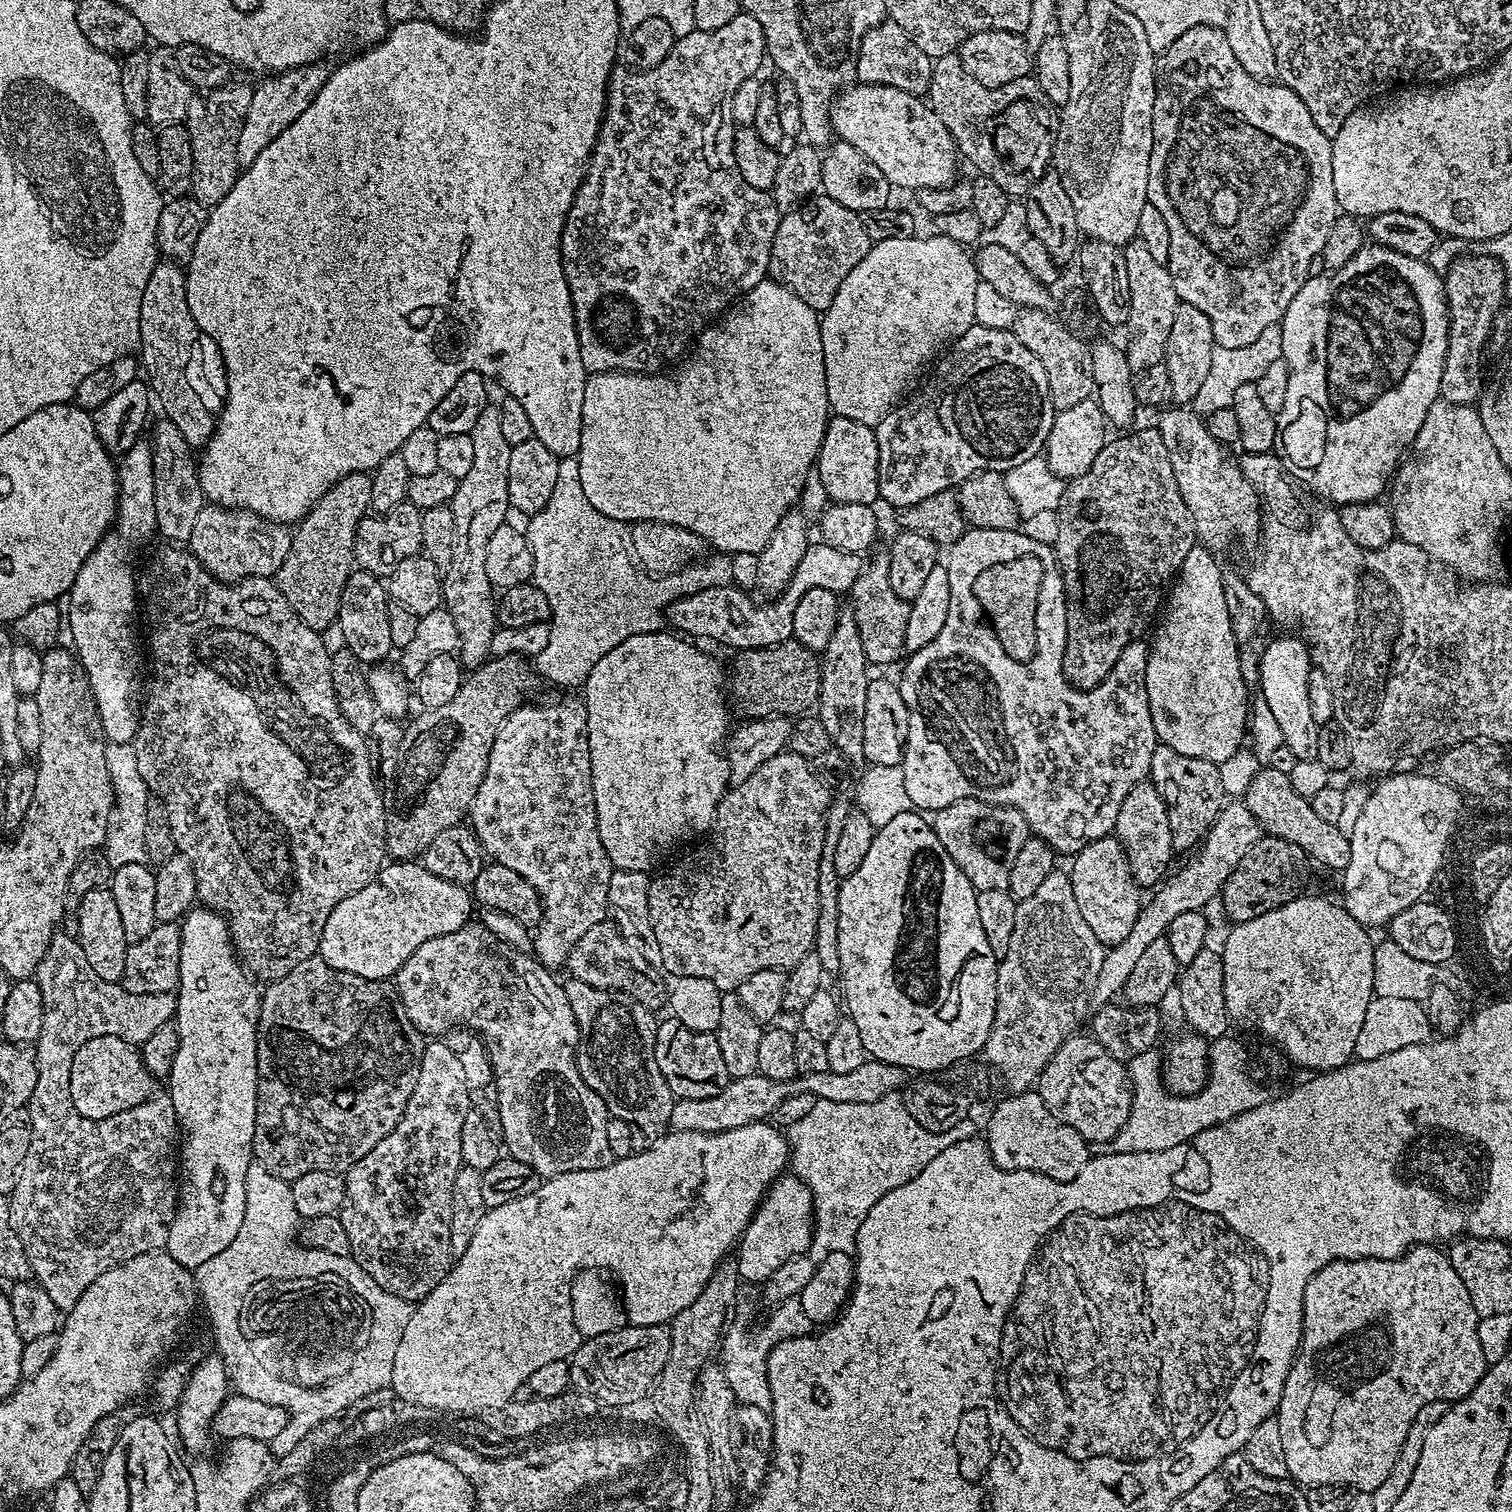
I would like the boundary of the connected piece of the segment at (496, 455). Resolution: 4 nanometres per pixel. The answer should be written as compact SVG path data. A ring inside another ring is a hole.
M489 406L482 410L478 422L474 422L474 430L470 434L474 442L474 462L466 474L456 485L456 493L450 505L454 514L454 558L450 558L450 566L442 572L442 604L452 616L458 632L460 646L458 659L465 669L475 670L485 663L490 656L490 638L494 638L498 627L496 622L497 601L492 600L494 589L490 578L486 578L486 542L490 542L494 530L506 523L510 505L508 503L508 475L510 474L510 450L504 435L501 433L500 409Z

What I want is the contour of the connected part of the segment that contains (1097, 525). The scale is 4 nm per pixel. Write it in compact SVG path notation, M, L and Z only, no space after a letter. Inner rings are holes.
M1155 426L1140 428L1137 432L1130 433L1129 436L1120 436L1117 440L1109 439L1104 443L1102 450L1098 450L1098 458L1094 458L1094 462L1090 462L1090 470L1086 470L1086 474L1082 474L1078 478L1067 481L1058 513L1059 531L1054 551L1060 573L1064 579L1064 595L1068 605L1066 610L1066 622L1068 623L1066 646L1064 647L1062 666L1064 667L1064 676L1068 679L1069 684L1073 688L1080 689L1081 693L1086 693L1091 688L1098 687L1110 674L1110 670L1114 670L1114 662L1118 662L1118 658L1122 658L1122 650L1126 650L1126 646L1130 646L1132 640L1139 640L1145 635L1143 632L1144 627L1148 624L1148 619L1152 615L1155 617L1158 609L1165 603L1166 593L1169 591L1176 573L1180 571L1186 554L1190 554L1190 550L1197 547L1196 527L1192 524L1192 517L1188 514L1186 502L1182 502L1174 466L1170 466L1170 454L1166 454L1166 442L1162 442L1162 434Z

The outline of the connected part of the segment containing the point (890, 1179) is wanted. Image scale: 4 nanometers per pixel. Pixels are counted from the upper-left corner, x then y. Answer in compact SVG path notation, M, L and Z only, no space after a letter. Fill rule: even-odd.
M896 1094L878 1098L878 1102L826 1102L816 1099L806 1118L801 1118L799 1122L794 1122L794 1126L786 1129L791 1167L795 1175L807 1184L812 1195L814 1223L807 1258L818 1265L822 1258L830 1254L855 1253L856 1235L873 1209L874 1202L886 1198L890 1190L898 1190L898 1186L906 1186L906 1182L918 1178L918 1174L922 1174L922 1170L926 1170L926 1166L930 1166L930 1162L934 1162L942 1150L954 1146L954 1142L973 1139L977 1135L974 1120L963 1120L954 1126L954 1130L940 1130L936 1133L931 1132L931 1127L914 1119L908 1105Z

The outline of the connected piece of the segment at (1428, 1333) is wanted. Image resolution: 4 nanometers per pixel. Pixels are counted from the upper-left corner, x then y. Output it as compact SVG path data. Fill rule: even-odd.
M1417 1244L1409 1248L1403 1256L1393 1260L1335 1260L1310 1278L1304 1295L1304 1325L1302 1338L1296 1357L1292 1360L1290 1374L1284 1383L1280 1407L1274 1415L1278 1422L1278 1430L1282 1433L1282 1451L1286 1453L1286 1470L1289 1477L1300 1486L1322 1486L1335 1484L1356 1492L1373 1492L1382 1481L1394 1470L1394 1462L1398 1462L1398 1454L1402 1450L1402 1442L1406 1442L1406 1434L1410 1434L1410 1426L1414 1418L1427 1404L1455 1402L1463 1400L1478 1386L1484 1377L1486 1363L1483 1358L1481 1343L1478 1338L1480 1315L1474 1310L1474 1302L1470 1302L1470 1293L1458 1278L1458 1270L1448 1260L1447 1251L1431 1244Z

